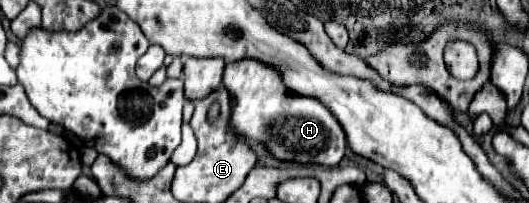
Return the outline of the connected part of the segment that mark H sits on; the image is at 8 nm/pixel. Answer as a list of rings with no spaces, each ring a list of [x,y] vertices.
[[[253,59],[229,63],[223,73],[223,87],[231,95],[231,131],[249,141],[263,143],[279,161],[335,167],[343,159],[347,141],[331,111],[317,99],[287,93],[281,75],[273,67]]]

